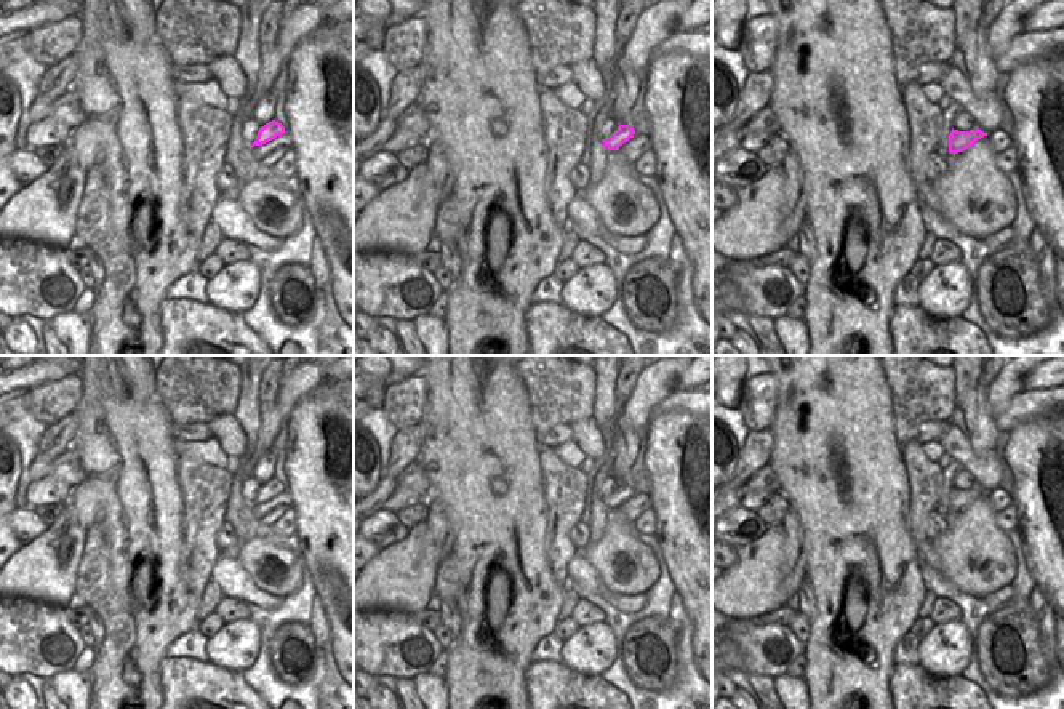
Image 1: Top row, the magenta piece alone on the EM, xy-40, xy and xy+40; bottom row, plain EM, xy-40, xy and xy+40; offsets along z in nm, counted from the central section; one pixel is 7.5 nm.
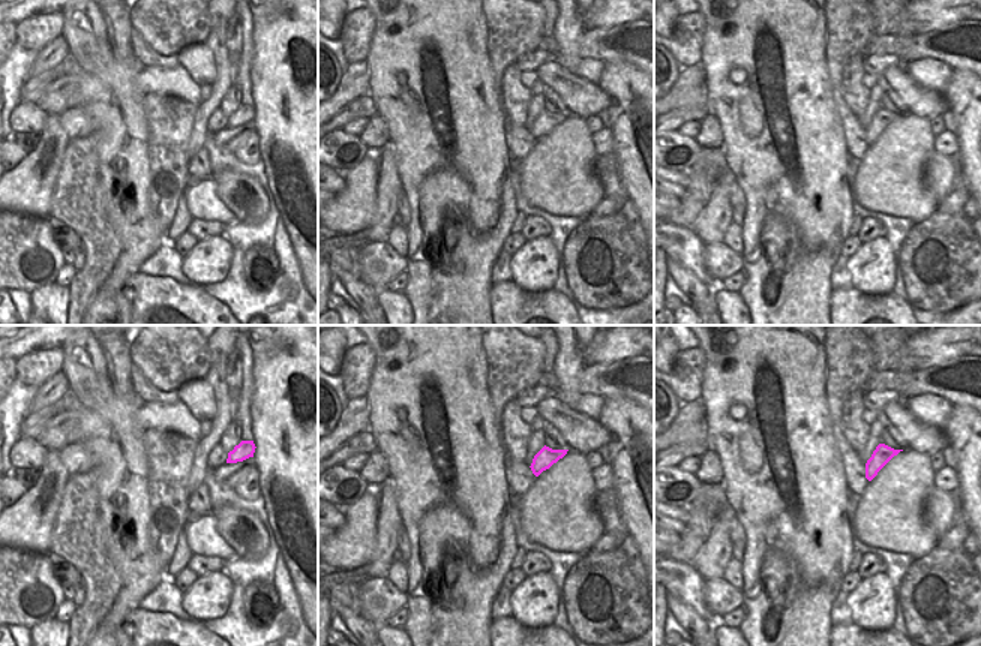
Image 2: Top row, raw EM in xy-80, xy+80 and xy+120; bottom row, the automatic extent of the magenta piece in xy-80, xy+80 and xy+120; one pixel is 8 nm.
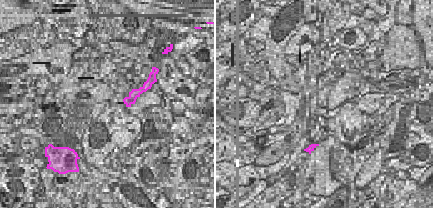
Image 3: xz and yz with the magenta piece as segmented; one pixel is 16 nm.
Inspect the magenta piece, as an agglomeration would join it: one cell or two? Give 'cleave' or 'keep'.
keep

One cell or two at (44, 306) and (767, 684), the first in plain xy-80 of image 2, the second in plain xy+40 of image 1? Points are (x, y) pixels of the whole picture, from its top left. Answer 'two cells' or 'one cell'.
two cells

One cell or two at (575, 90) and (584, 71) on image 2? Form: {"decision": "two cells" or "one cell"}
{"decision": "two cells"}

